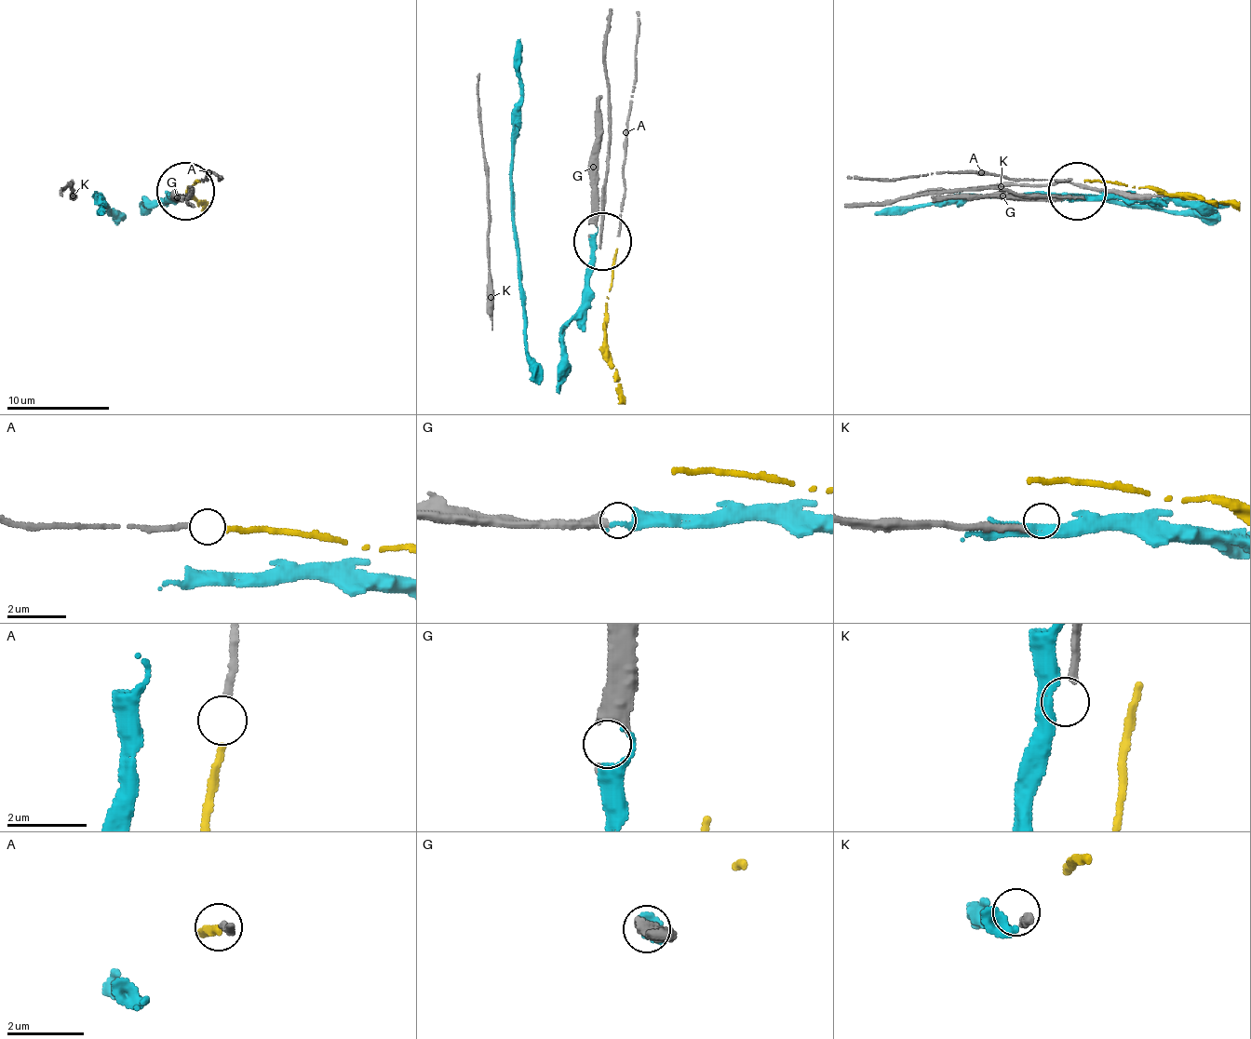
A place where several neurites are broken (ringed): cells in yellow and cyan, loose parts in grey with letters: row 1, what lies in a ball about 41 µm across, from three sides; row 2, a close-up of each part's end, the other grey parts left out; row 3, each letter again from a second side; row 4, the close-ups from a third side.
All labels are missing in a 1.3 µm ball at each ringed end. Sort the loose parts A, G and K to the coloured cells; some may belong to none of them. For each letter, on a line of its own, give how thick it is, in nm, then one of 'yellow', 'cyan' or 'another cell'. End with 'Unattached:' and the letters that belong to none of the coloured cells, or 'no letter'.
A: calibre 170 nm; yellow
G: calibre 80 nm; cyan
K: calibre 200 nm; another cell
Unattached: K

